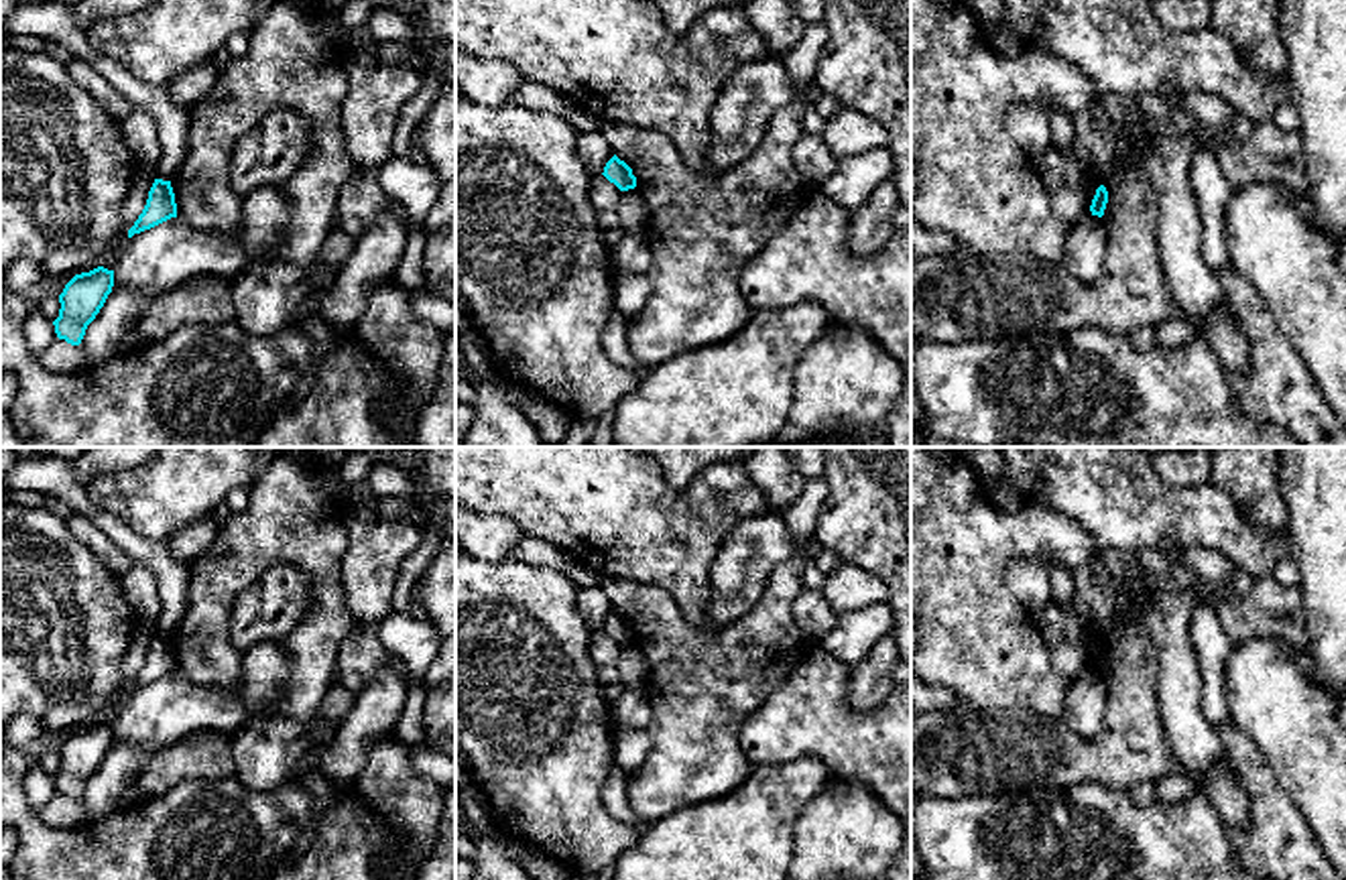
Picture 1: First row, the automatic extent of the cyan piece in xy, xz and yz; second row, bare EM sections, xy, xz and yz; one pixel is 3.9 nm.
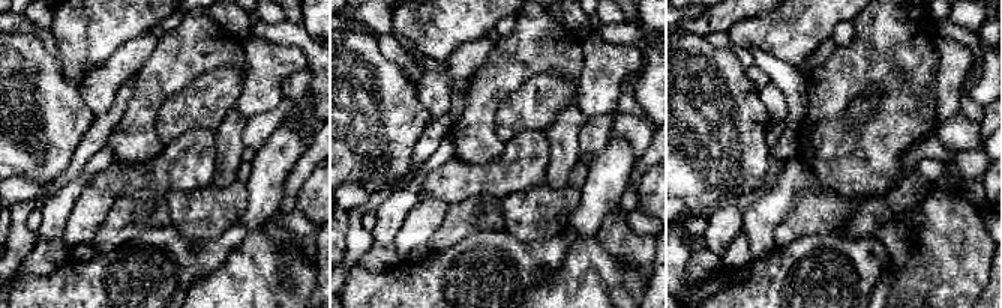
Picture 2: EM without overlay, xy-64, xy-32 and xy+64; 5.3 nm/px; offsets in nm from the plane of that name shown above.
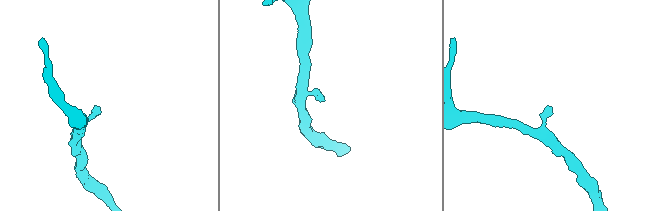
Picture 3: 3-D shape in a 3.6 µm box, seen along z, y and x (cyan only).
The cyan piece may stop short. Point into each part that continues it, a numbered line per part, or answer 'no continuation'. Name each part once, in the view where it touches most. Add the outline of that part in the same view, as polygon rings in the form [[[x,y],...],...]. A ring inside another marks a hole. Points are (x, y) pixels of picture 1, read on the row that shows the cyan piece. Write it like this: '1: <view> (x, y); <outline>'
no continuation

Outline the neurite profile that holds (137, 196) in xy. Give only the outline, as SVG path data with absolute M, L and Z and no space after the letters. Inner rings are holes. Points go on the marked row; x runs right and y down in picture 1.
M138 171L128 187L126 199L122 203L122 219L124 226L132 228L134 222L138 219L138 215L142 213L146 199L148 199L148 191L152 187L152 183L157 181L157 173L152 171Z

